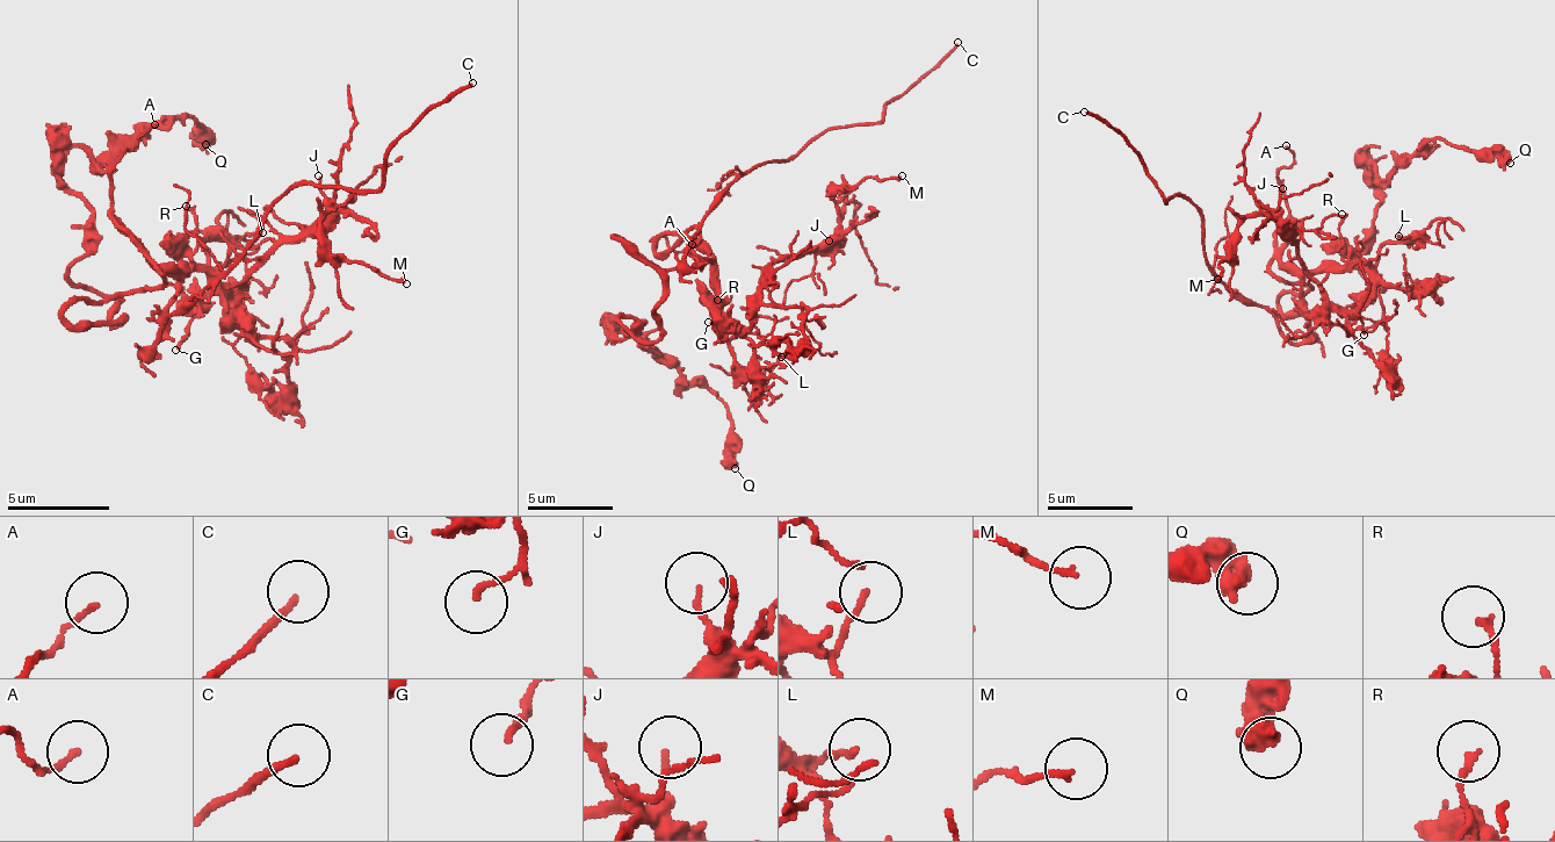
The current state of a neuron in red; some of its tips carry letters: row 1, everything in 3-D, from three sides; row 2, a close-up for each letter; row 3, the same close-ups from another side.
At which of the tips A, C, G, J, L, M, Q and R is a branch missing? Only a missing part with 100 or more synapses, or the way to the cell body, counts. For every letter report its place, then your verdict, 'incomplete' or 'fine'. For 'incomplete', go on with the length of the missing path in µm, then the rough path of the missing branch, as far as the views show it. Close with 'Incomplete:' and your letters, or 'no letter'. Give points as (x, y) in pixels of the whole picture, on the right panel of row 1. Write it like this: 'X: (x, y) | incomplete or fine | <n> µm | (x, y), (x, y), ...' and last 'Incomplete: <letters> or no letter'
A: (1286, 145) | fine
C: (1084, 112) | incomplete | 45 µm
G: (1364, 335) | fine
J: (1282, 188) | fine
L: (1398, 236) | fine
M: (1217, 279) | fine
Q: (1510, 163) | fine
R: (1342, 214) | fine
Incomplete: C

